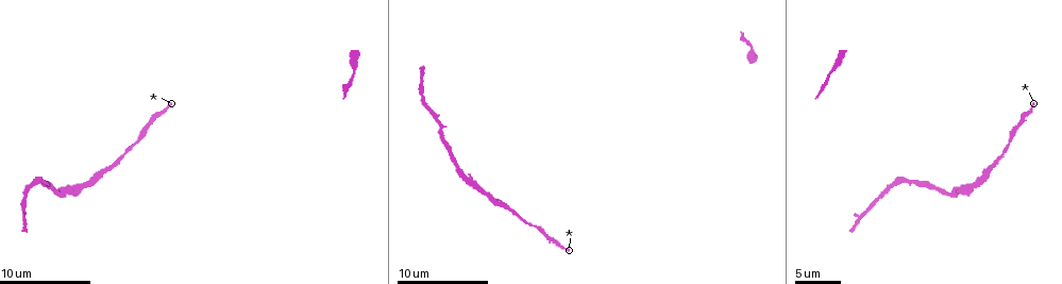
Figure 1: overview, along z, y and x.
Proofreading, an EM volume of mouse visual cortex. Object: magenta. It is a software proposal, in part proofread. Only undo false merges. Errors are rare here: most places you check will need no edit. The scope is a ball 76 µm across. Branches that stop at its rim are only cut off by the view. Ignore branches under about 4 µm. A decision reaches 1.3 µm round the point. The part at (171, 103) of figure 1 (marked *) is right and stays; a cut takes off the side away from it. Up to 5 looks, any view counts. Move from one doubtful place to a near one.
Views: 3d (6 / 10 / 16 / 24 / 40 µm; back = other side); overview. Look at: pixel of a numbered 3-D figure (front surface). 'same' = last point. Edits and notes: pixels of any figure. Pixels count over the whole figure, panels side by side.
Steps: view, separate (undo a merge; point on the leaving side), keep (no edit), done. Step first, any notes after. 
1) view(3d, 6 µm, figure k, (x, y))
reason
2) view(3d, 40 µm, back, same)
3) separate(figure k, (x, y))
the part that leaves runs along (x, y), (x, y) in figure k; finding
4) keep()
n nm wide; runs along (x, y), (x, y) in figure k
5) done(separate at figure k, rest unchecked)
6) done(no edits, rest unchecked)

view(3d, 10 µm, figure 1, (952, 188))
calibre changes

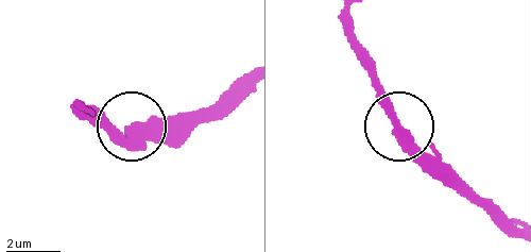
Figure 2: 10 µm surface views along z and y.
keep()
450 nm wide; runs along (246, 73), (205, 108), (122, 138), (90, 124) in figure 2; all the same cell

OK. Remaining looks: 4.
view(3d, 10 µm, figure 1, (559, 247))
sudden change in width

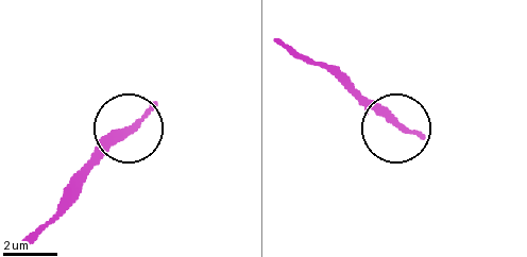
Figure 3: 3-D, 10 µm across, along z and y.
keep()
260 nm wide; runs along (156, 104), (78, 177) in figure 3; continuous, no second cell

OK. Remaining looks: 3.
view(3d, 10 µm, figure 1, (113, 162))

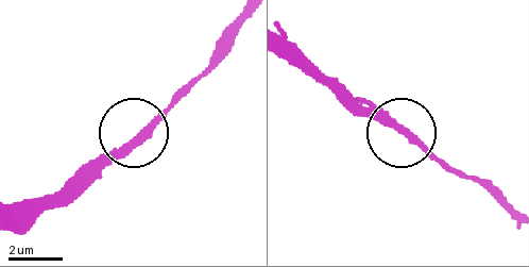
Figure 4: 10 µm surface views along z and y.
keep()
runs along (249, 18), (94, 174) in figure 4; continuous, no second cell

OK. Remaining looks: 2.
done(no edits, rest unchecked)

